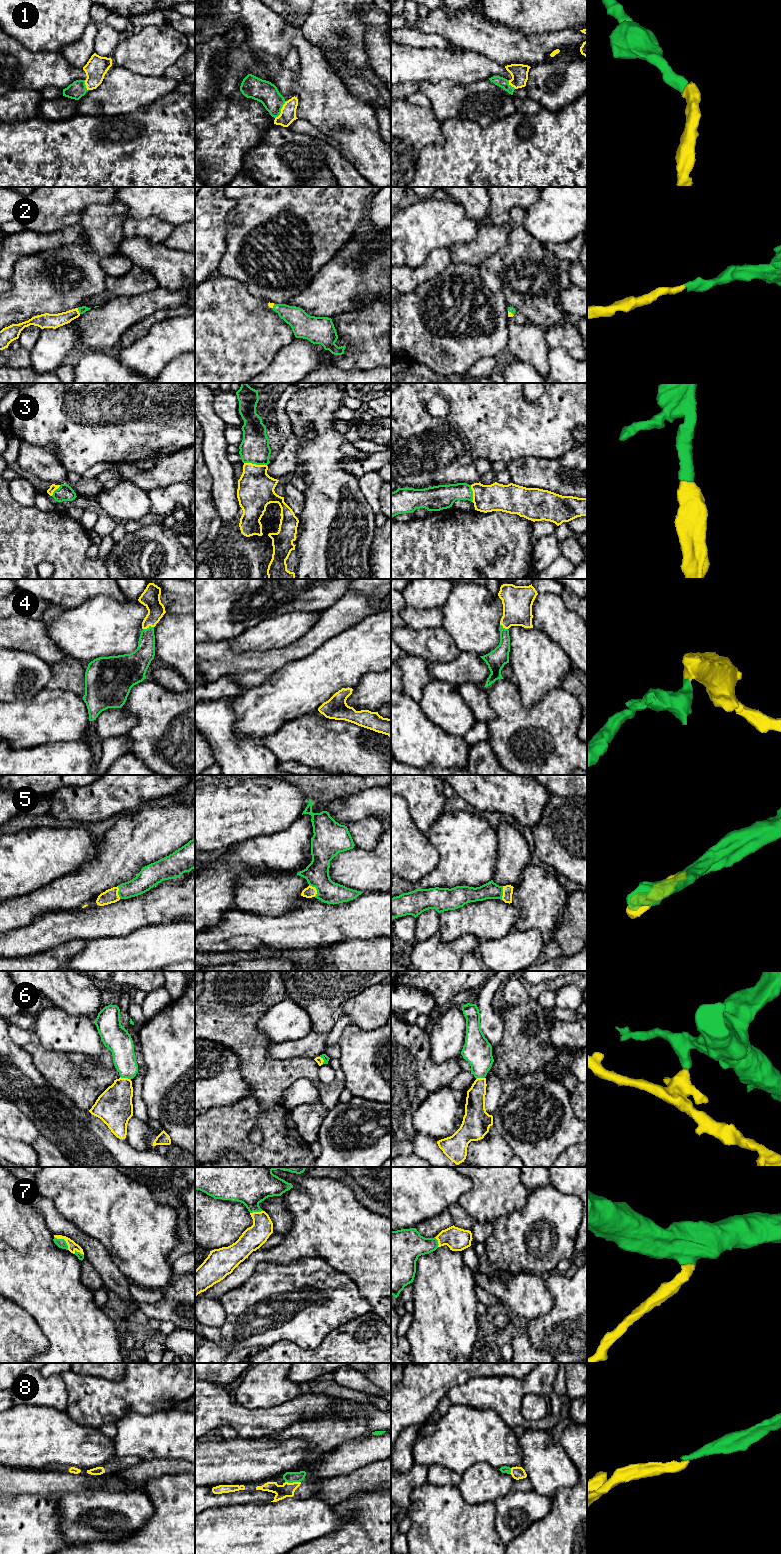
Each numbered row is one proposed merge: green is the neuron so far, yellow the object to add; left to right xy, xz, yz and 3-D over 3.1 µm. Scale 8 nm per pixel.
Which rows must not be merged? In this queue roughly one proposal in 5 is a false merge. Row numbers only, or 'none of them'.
6

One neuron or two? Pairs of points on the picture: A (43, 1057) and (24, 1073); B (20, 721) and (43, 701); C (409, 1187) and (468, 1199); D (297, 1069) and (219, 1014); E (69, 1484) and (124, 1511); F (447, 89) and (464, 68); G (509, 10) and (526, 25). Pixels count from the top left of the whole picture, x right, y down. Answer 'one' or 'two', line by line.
A: two
B: one
C: two
D: one
E: two
F: two
G: one

